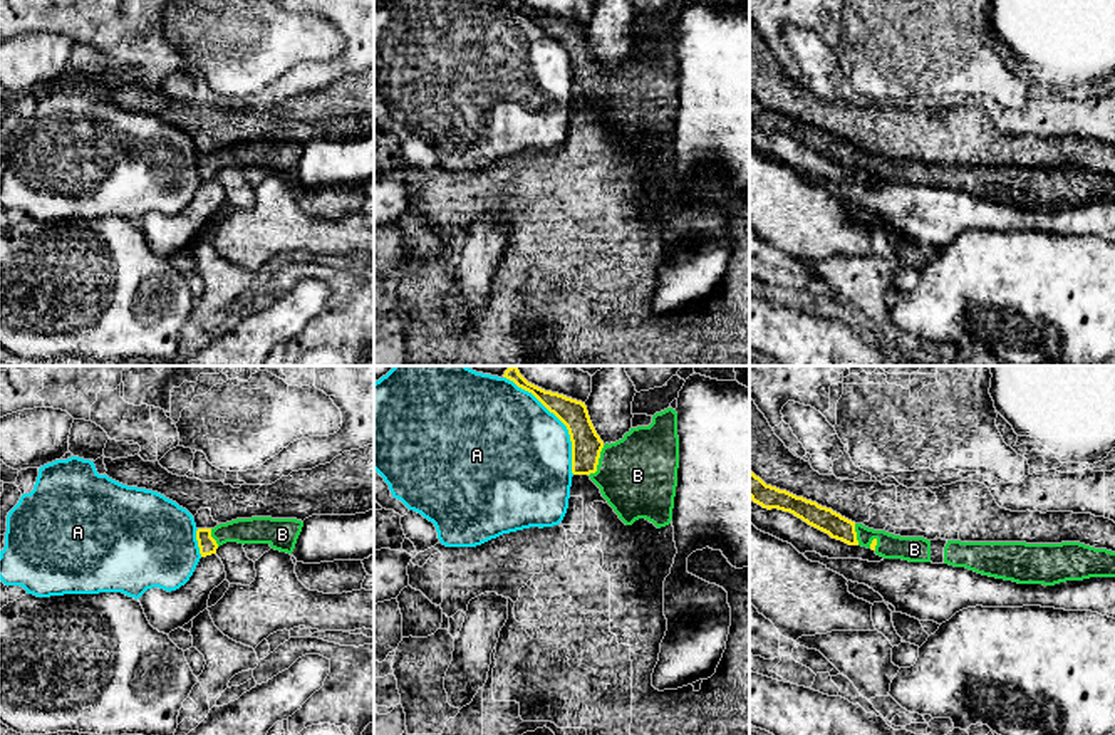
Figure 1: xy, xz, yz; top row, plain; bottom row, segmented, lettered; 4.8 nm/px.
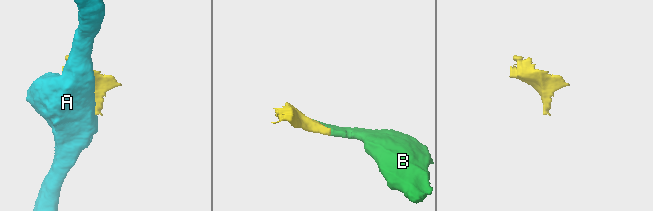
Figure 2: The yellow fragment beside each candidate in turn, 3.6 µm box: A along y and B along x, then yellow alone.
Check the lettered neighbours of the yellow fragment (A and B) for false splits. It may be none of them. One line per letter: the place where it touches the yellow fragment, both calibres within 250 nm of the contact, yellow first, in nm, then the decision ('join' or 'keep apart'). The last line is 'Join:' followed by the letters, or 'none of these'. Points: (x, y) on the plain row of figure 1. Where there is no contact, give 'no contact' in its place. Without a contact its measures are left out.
A: meets yellow in xz at (559, 42); 140 nm thick on the yellow side, 500 nm on the other; keep apart
B: meets yellow in xz at (597, 86); 140 nm thick on the yellow side, 380 nm on the other; join
Join: B

